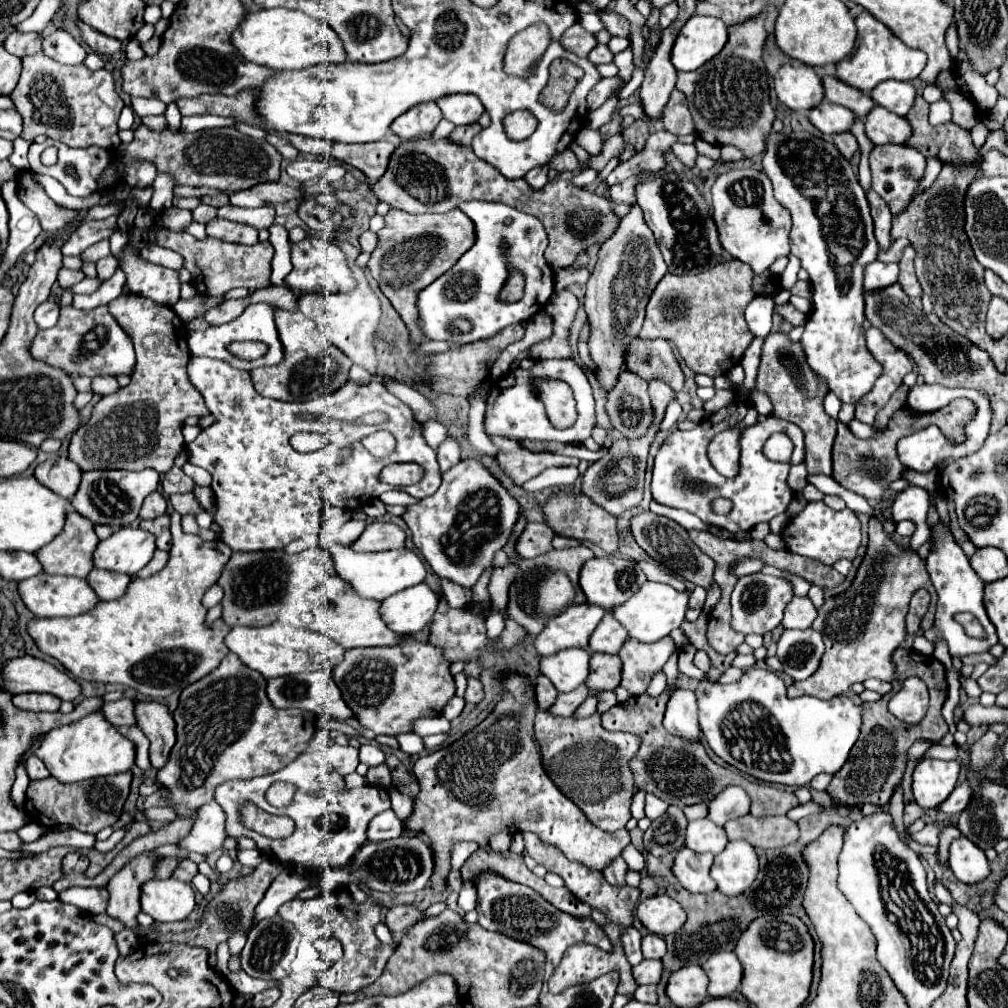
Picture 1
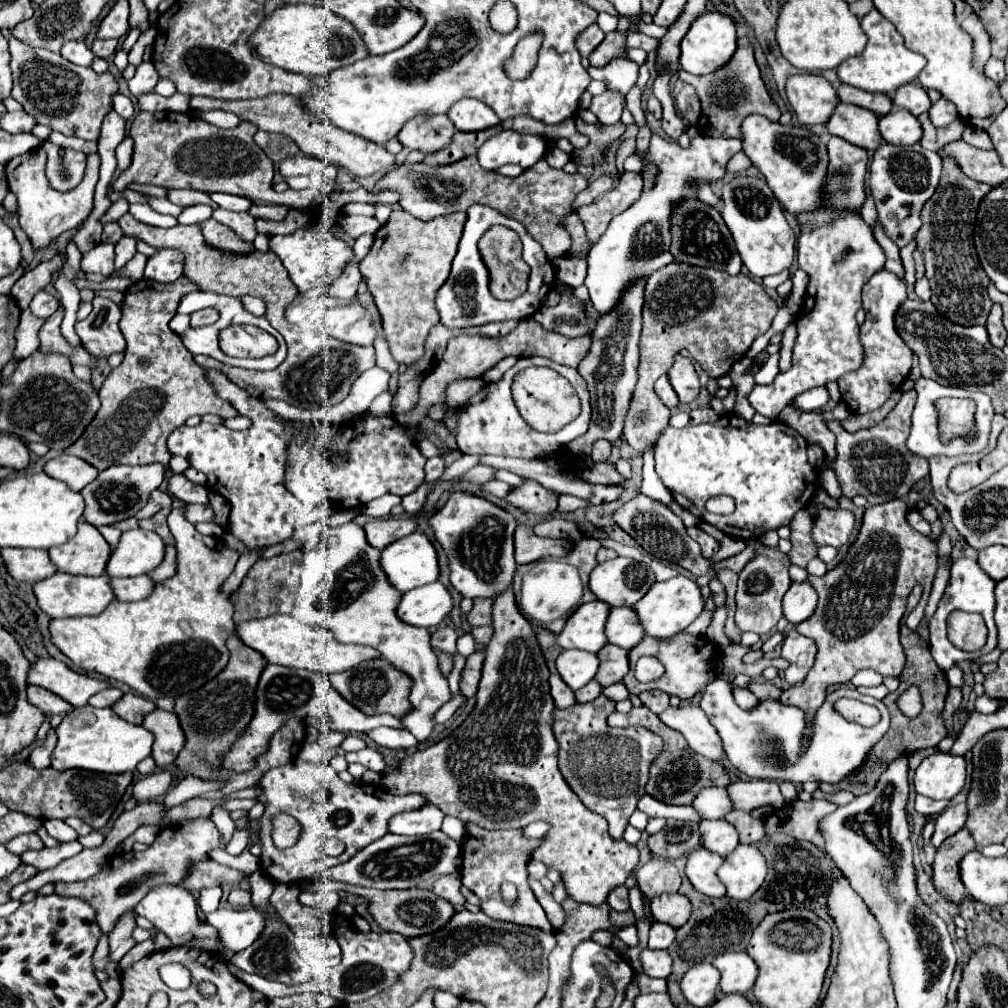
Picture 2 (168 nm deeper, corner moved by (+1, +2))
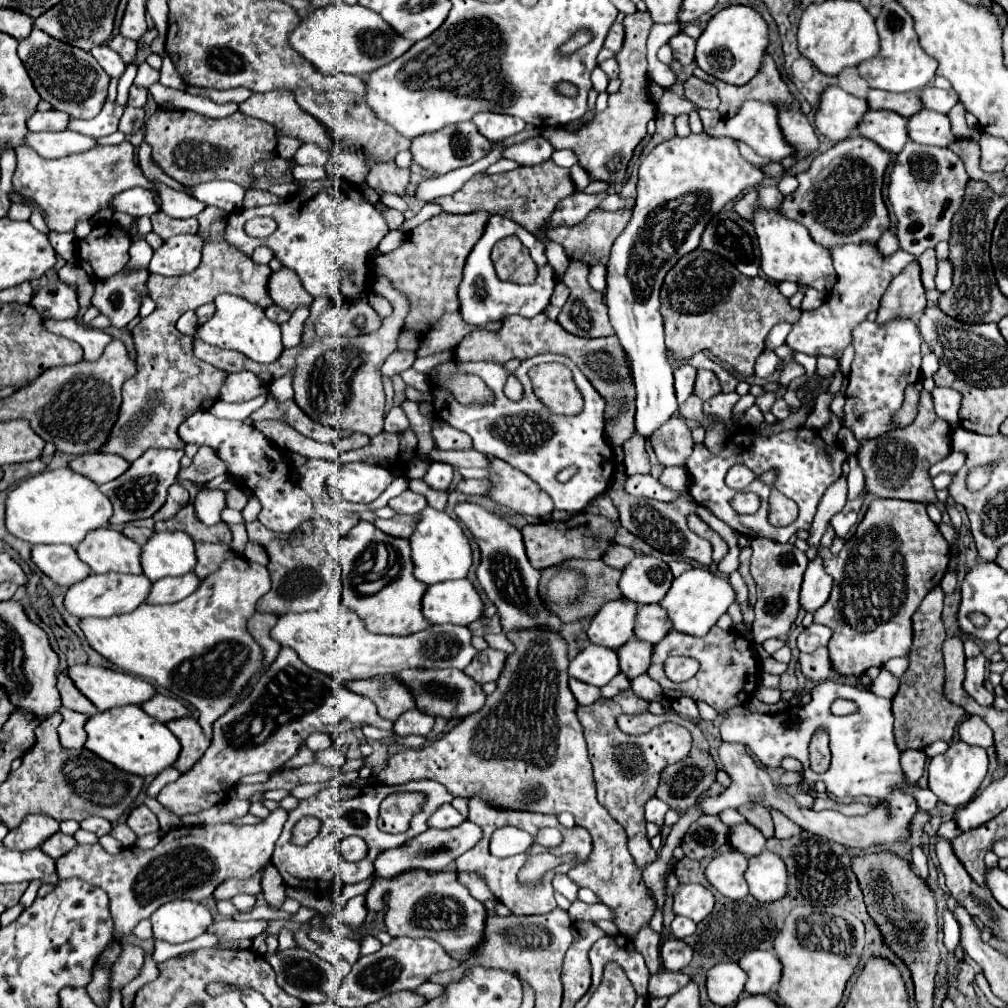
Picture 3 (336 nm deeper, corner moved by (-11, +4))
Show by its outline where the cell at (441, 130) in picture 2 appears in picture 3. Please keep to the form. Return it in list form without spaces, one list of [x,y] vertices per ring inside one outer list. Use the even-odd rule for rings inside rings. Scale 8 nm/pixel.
[[[466,121],[466,123],[458,123],[458,125],[448,125],[448,127],[440,129],[440,131],[436,131],[436,133],[430,133],[430,135],[416,137],[412,141],[410,153],[412,153],[414,163],[420,165],[422,169],[426,169],[430,173],[436,173],[436,175],[444,175],[444,173],[454,171],[458,167],[476,163],[490,149],[492,149],[492,143],[480,135],[478,127],[472,121]]]

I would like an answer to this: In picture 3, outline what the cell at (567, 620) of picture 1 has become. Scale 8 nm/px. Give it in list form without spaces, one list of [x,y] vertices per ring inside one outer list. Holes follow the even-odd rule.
[[[628,599],[608,601],[592,619],[588,629],[588,637],[592,643],[618,643],[604,645],[610,649],[620,649],[628,639],[634,637],[634,619],[638,605]]]

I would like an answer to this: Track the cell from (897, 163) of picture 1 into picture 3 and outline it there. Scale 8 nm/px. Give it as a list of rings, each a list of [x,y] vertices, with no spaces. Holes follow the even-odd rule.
[[[914,141],[906,143],[902,153],[896,155],[888,187],[888,199],[898,219],[898,239],[904,251],[918,257],[926,249],[936,247],[936,243],[950,239],[952,217],[964,203],[964,189],[968,181],[970,177],[964,163],[950,149],[920,145]]]

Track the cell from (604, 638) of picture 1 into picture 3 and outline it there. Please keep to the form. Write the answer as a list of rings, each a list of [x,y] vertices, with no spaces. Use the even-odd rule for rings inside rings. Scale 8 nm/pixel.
[[[640,605],[636,615],[636,637],[658,643],[666,633],[672,631],[672,621],[668,621],[666,609],[660,605]]]

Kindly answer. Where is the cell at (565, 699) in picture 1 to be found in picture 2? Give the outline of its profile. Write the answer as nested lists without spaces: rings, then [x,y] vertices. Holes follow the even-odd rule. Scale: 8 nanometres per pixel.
[[[590,681],[586,683],[580,691],[576,691],[576,703],[588,703],[588,701],[594,701],[598,695],[600,695],[602,687],[596,683],[596,681]]]

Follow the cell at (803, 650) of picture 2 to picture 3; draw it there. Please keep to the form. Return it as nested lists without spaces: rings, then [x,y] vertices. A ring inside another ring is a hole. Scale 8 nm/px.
[[[812,623],[810,627],[806,627],[800,635],[798,635],[798,649],[802,653],[812,653],[816,651],[818,647],[826,647],[828,641],[830,641],[832,633],[828,627],[824,625],[818,625],[818,623]]]

